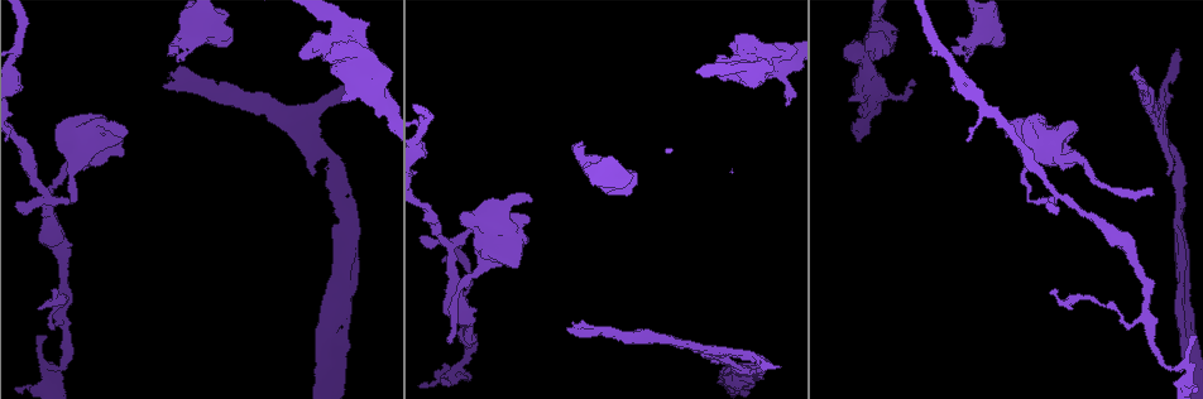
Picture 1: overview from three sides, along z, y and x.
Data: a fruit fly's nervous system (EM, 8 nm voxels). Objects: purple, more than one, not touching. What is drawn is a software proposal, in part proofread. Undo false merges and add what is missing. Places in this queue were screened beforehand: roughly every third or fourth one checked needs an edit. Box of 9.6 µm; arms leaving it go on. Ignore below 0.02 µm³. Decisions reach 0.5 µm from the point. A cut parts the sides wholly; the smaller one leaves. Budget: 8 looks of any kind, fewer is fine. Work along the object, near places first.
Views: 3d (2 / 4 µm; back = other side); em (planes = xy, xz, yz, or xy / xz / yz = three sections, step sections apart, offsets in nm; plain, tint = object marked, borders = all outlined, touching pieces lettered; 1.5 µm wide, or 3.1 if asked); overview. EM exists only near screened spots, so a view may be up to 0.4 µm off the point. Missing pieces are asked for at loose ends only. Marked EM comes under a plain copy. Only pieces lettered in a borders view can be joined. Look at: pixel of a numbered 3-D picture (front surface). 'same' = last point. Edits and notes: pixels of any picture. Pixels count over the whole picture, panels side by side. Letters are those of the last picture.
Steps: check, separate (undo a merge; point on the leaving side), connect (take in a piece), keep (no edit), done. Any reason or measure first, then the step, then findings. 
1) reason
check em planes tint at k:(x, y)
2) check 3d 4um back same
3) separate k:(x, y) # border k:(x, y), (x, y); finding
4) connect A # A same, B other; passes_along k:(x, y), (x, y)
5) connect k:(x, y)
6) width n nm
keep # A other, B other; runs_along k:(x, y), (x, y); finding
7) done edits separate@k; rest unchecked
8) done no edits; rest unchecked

free end
check 3d 2um at 1:(1153, 189)

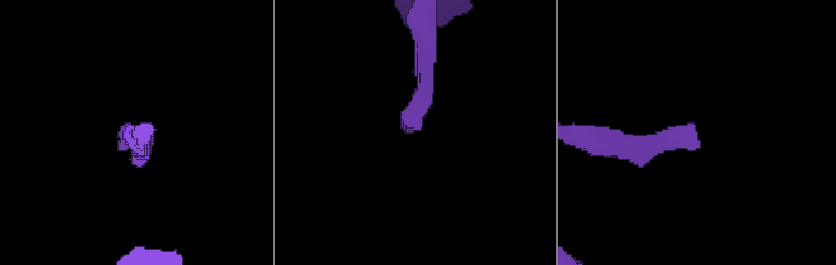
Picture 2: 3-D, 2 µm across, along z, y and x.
check em planes borders at 2:(697, 136)

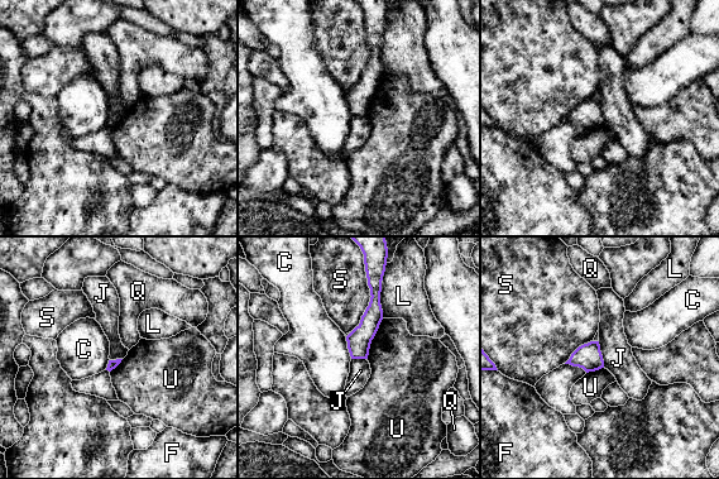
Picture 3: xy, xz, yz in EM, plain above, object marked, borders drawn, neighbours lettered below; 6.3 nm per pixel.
keep # C other, F other, J other, L other, Q other, S other, U other; border 3:(598, 341), (604, 367); no lettered piece goes on from it

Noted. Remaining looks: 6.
tapers out
check 3d 2um back at 1:(778, 368)

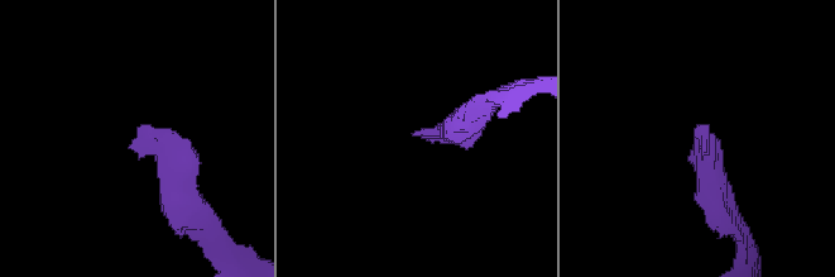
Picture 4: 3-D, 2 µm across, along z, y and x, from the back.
shape alone is not enough
check em xy step 4 borders at 4:(703, 139)

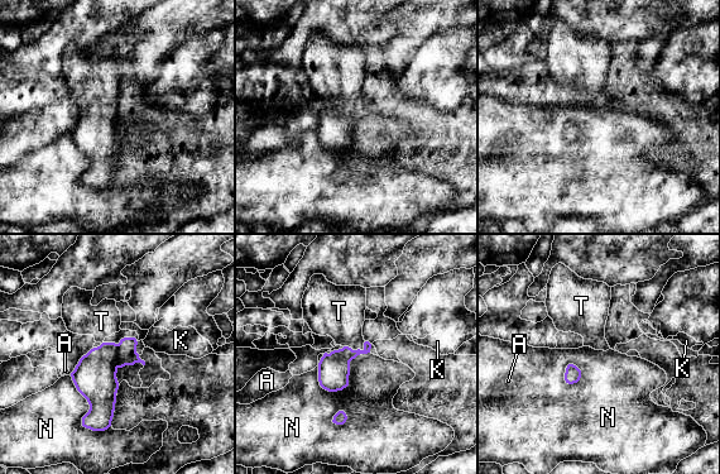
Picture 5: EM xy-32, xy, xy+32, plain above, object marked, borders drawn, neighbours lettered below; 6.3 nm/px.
connect T # A other, K other, N other, T same; passes_along 5:(334, 369), (358, 349), (341, 314); the neuron continues

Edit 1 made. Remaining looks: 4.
see it whole again
check overview

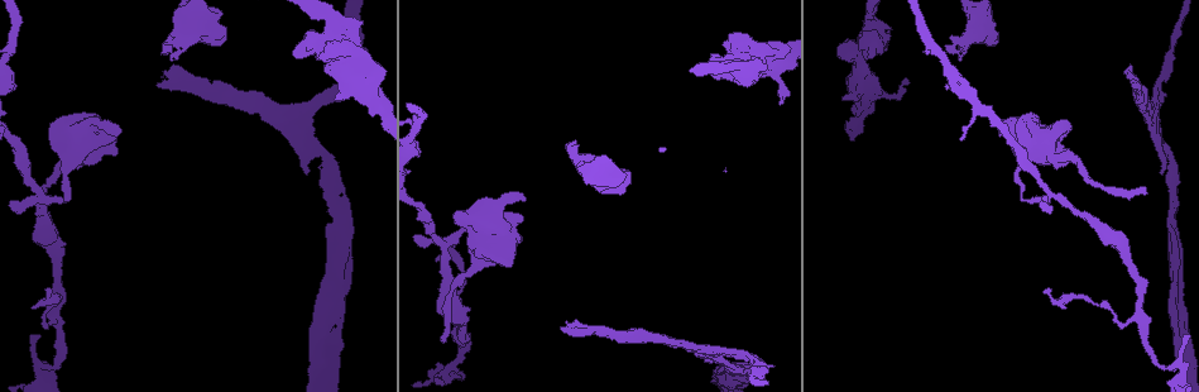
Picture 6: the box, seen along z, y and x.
an open end
check 3d 4um at 6:(328, 247)

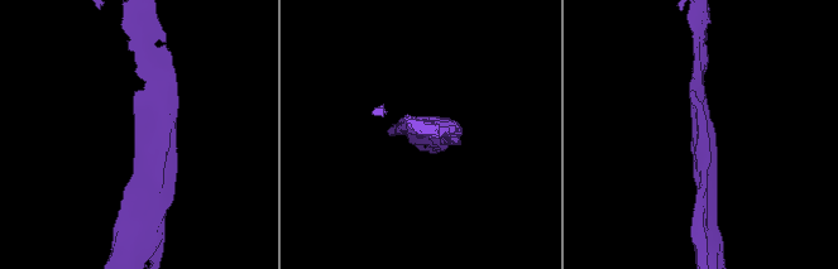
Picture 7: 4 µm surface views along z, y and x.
check em planes borders at 7:(704, 130)

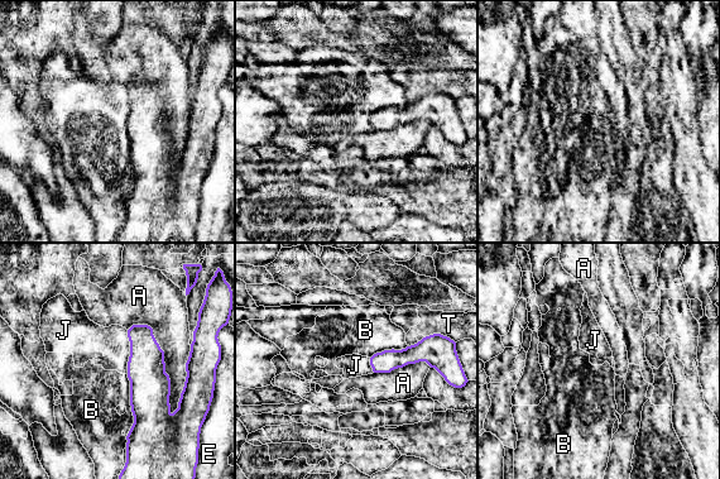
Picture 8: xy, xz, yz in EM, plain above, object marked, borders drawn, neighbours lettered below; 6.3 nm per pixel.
width 140 nm
keep # A other, B other, E other, J other, T other; runs_along 8:(202, 314), (197, 396), (140, 440); no lettered piece goes on from it

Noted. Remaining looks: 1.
done edits connect@5; rest unchecked

